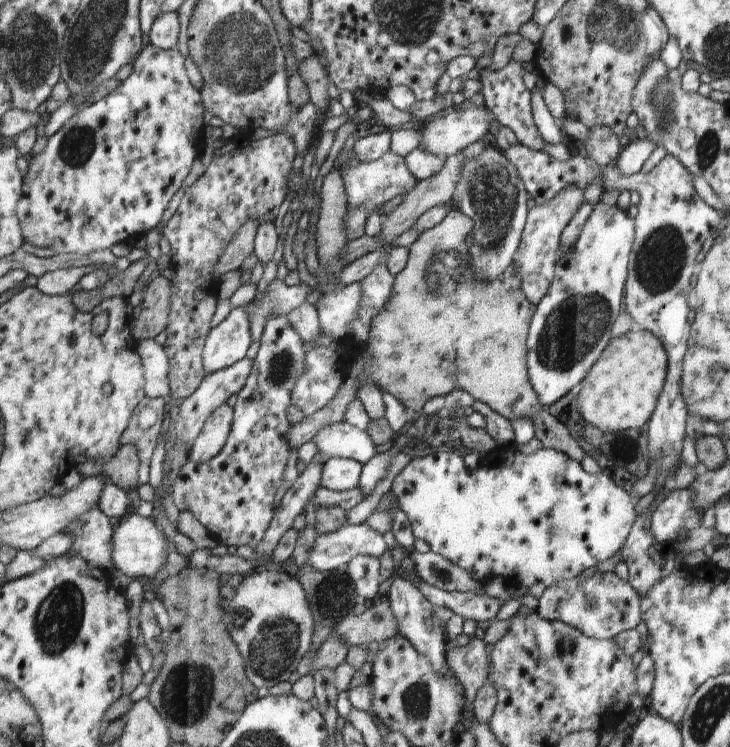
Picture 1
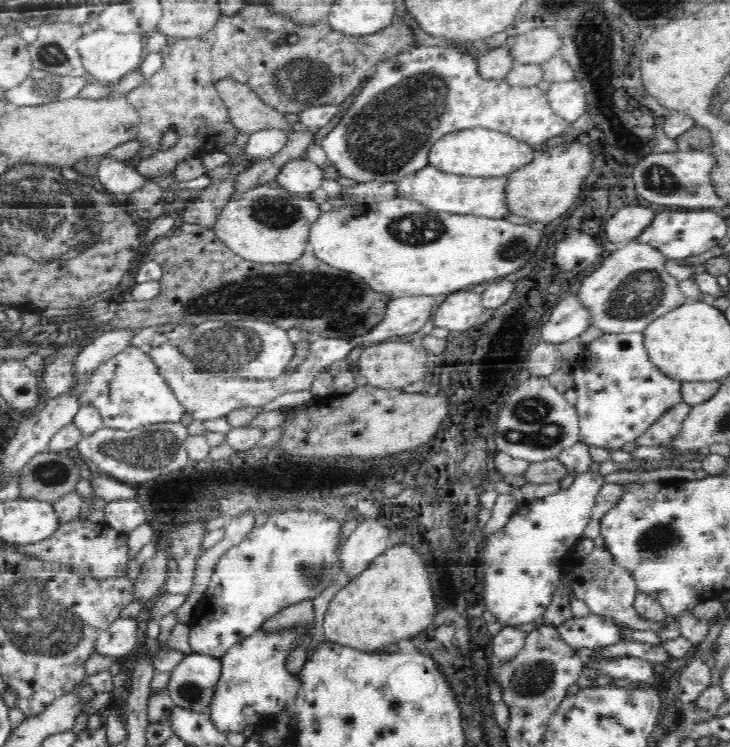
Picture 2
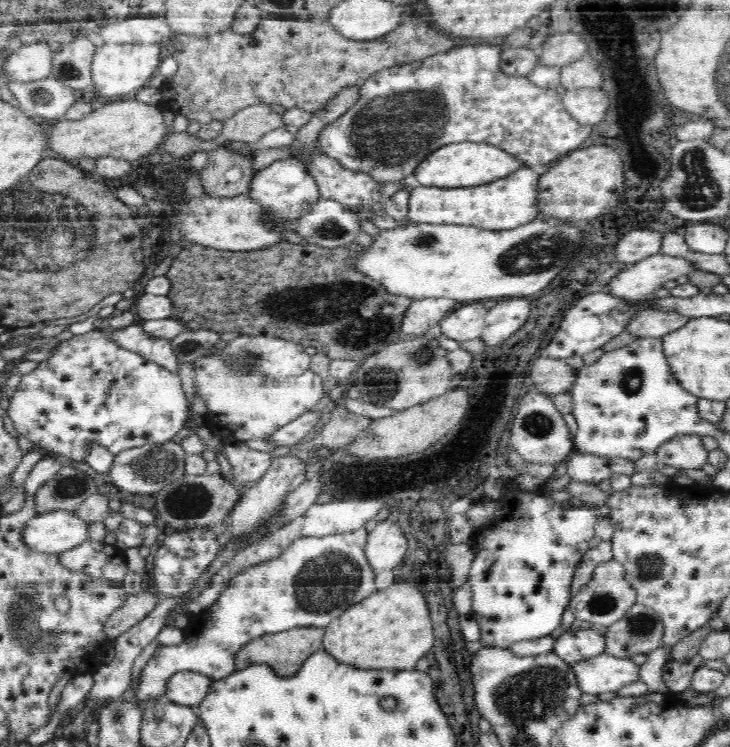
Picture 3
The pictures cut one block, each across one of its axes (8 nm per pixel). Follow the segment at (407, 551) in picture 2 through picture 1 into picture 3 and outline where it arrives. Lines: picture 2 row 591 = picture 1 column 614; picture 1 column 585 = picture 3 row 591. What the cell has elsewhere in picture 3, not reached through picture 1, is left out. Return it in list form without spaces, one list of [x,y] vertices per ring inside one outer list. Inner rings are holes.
[[[394,582],[386,590],[372,594],[367,600],[359,602],[331,623],[323,636],[323,648],[329,657],[353,669],[380,669],[381,672],[406,672],[414,670],[419,661],[424,661],[426,654],[433,647],[434,635],[431,624],[430,606],[423,594],[412,584]]]

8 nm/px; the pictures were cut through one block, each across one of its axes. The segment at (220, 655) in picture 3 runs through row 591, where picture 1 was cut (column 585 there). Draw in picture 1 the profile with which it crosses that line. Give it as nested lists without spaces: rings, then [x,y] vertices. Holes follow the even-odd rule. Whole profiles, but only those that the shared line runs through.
[[[600,201],[593,207],[589,220],[585,223],[585,228],[582,228],[574,247],[558,259],[555,279],[552,280],[546,297],[535,307],[527,337],[527,372],[544,408],[547,409],[564,394],[568,394],[572,386],[587,379],[588,372],[599,361],[603,351],[610,346],[612,341],[610,330],[622,310],[620,300],[624,300],[626,274],[630,272],[626,270],[626,266],[629,266],[628,256],[631,256],[634,245],[634,220],[616,205],[610,207]]]

